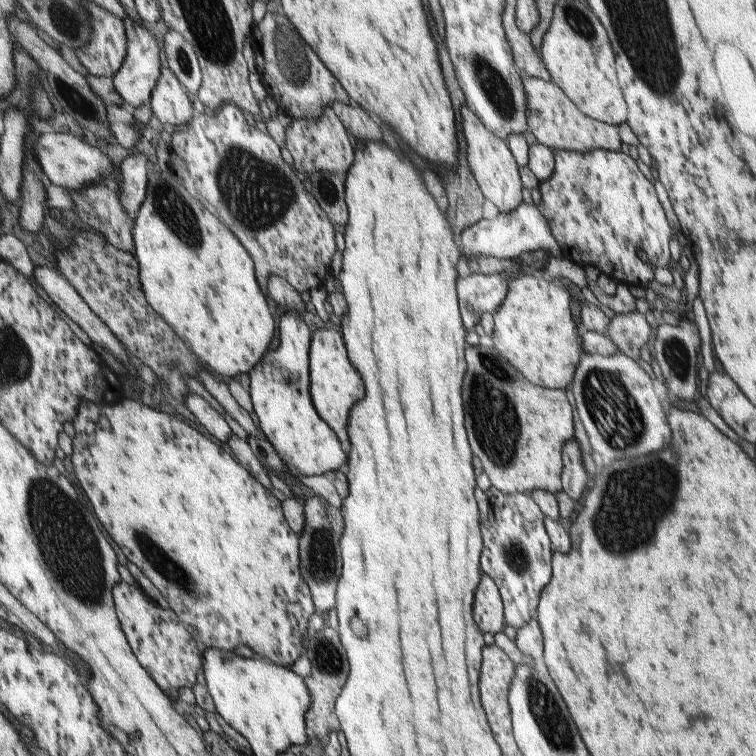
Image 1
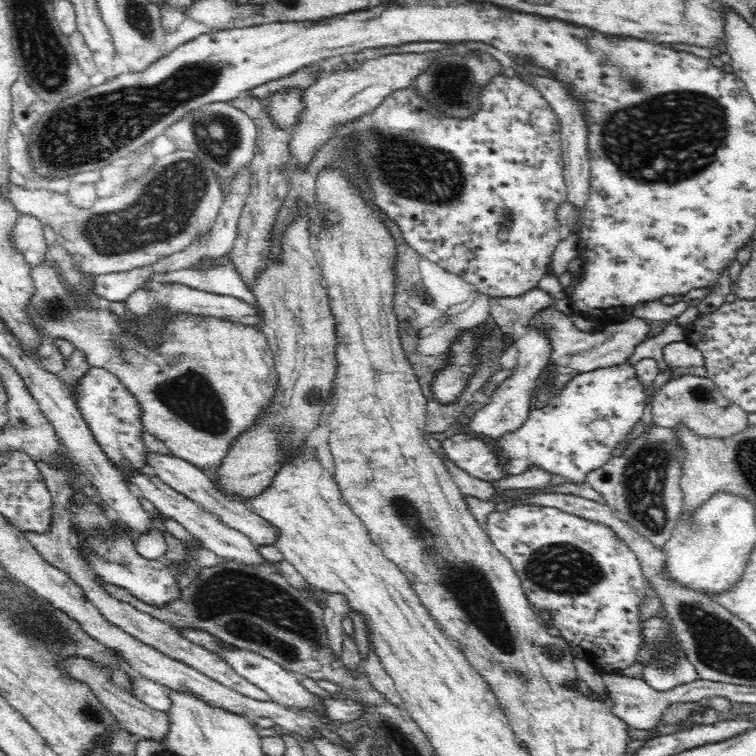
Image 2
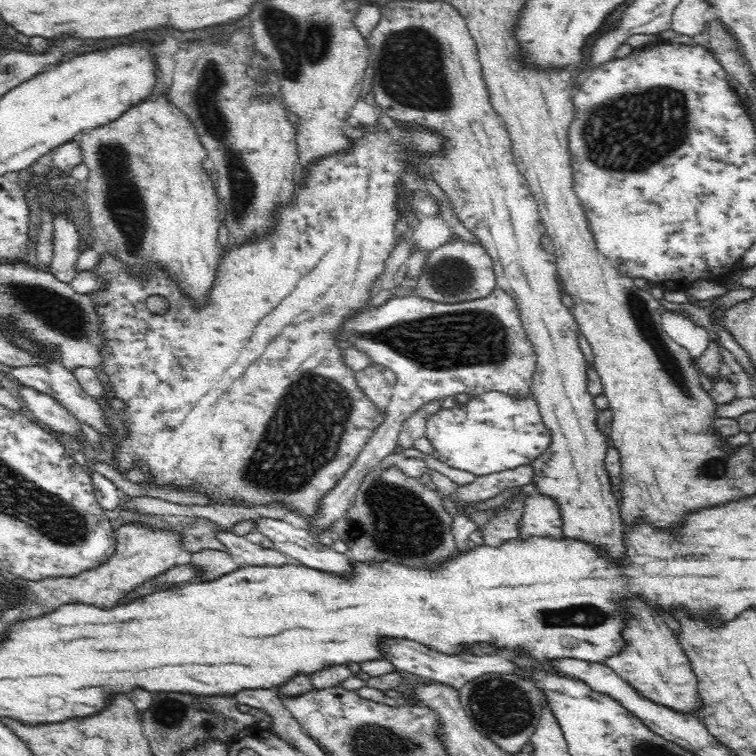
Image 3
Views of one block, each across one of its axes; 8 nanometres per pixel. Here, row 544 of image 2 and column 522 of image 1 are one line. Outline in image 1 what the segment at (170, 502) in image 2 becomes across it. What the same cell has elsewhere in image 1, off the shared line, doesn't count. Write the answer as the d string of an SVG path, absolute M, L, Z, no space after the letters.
M527 203L519 204L507 214L497 215L491 222L482 219L477 221L477 224L467 227L467 230L461 232L461 248L463 248L463 256L473 258L483 255L494 259L515 261L523 254L536 251L547 253L548 258L551 256L551 260L564 257L537 205L529 206Z

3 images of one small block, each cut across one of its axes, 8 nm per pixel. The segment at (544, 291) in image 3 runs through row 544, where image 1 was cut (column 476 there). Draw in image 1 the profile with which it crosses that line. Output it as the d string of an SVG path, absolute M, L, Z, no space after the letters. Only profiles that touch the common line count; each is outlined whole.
M482 573L479 586L475 590L475 602L471 614L473 614L473 622L481 632L489 632L493 635L501 633L503 612L501 612L499 592L497 586L485 573Z

